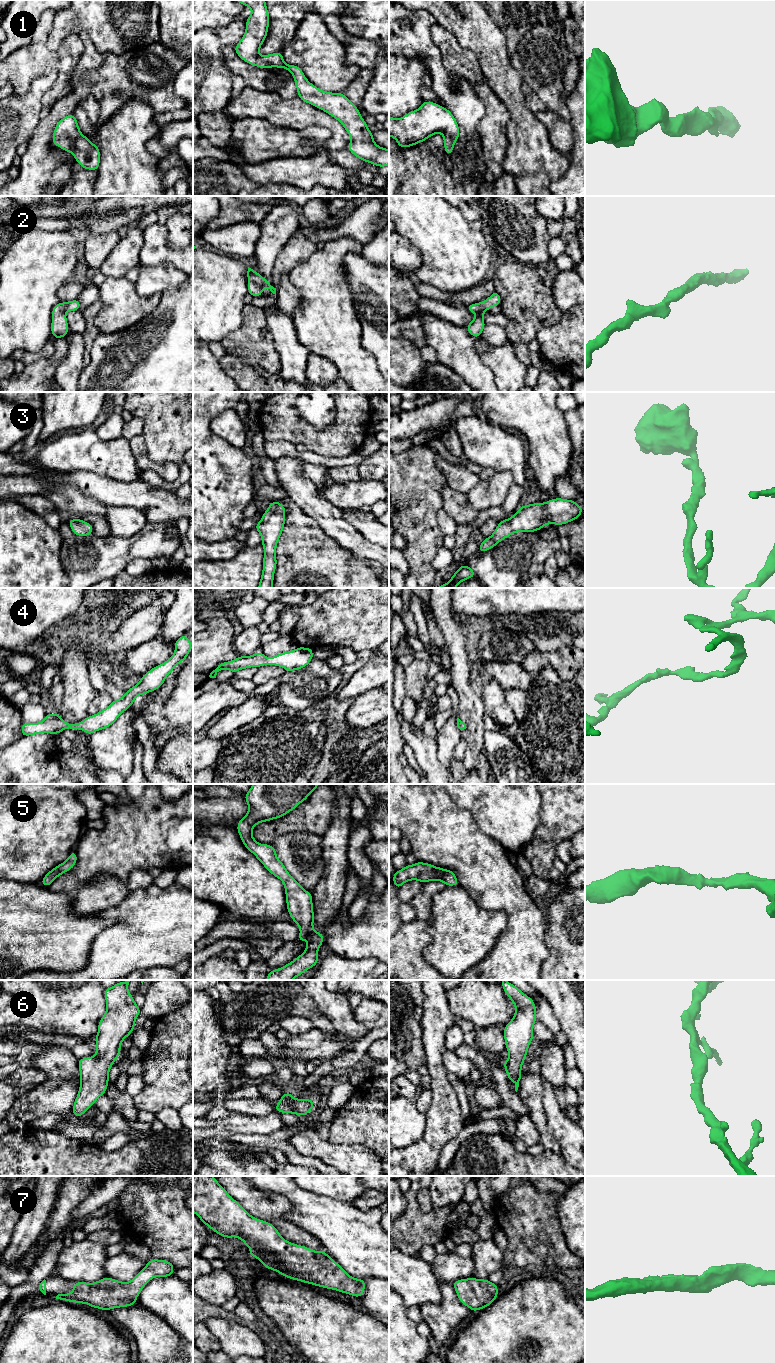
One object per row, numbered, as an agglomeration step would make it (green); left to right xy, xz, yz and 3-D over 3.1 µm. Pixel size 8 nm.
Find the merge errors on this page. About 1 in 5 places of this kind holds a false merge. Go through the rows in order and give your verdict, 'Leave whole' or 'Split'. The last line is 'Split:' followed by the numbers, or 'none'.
1: Leave whole
2: Leave whole
3: Leave whole
4: Leave whole
5: Leave whole
6: Leave whole
7: Leave whole
Split: none

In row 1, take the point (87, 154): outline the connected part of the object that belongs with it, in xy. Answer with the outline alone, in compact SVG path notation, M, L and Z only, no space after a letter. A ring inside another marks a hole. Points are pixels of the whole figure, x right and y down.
M74 114L60 119L54 129L52 143L64 151L71 152L83 169L98 170L100 149L81 133Z

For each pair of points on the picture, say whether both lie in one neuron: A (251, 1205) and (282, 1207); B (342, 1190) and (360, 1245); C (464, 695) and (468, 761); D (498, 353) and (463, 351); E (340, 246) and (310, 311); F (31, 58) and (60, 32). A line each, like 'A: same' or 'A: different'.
A: same
B: different
C: same
D: different
E: same
F: different

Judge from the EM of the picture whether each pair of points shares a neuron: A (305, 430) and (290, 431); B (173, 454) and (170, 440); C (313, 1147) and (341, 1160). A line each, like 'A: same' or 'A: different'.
A: same
B: same
C: same

